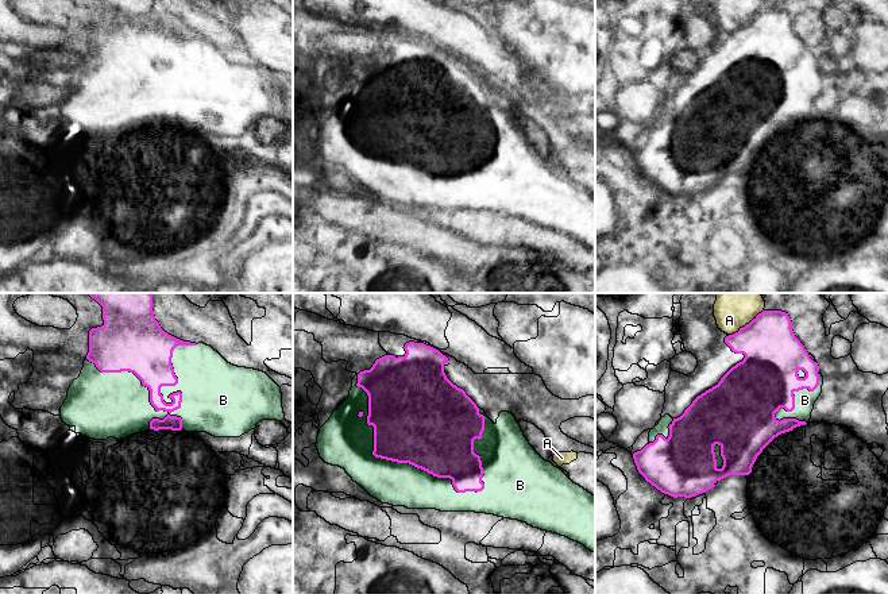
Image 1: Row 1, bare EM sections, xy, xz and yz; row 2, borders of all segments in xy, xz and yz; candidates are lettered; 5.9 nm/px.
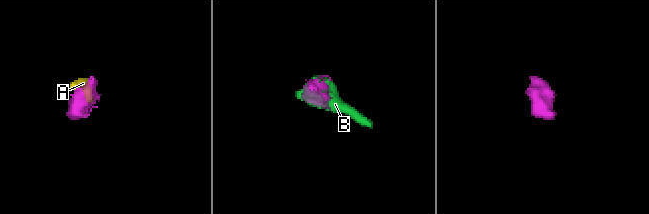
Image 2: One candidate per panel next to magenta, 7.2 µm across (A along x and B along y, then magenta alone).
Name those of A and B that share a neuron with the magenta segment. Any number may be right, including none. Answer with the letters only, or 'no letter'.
B

